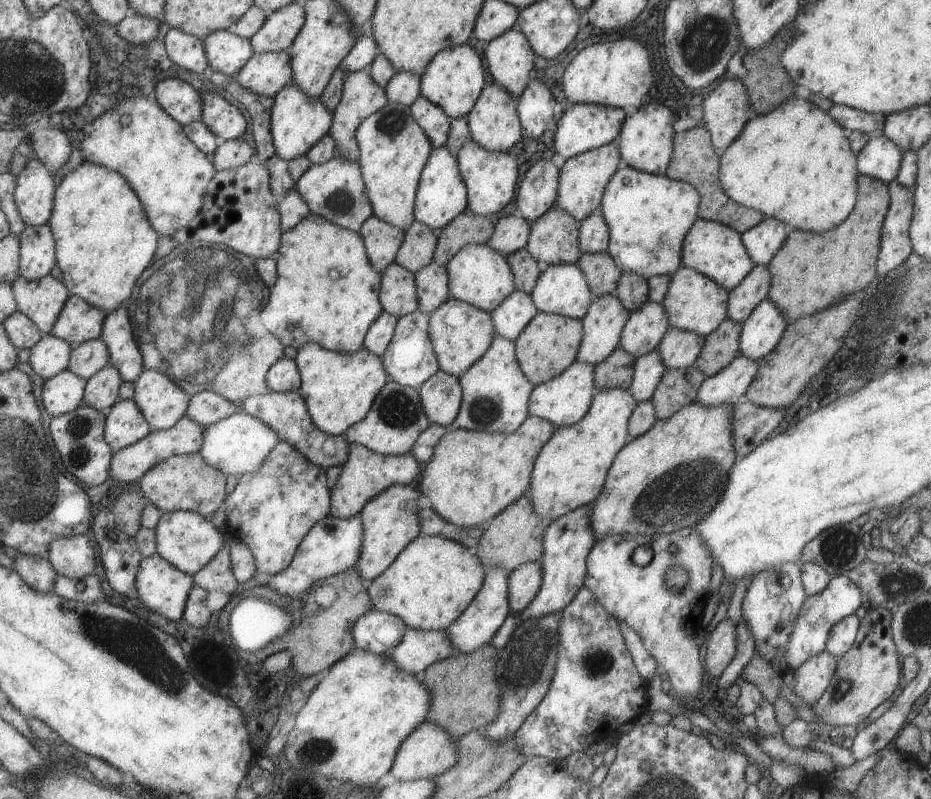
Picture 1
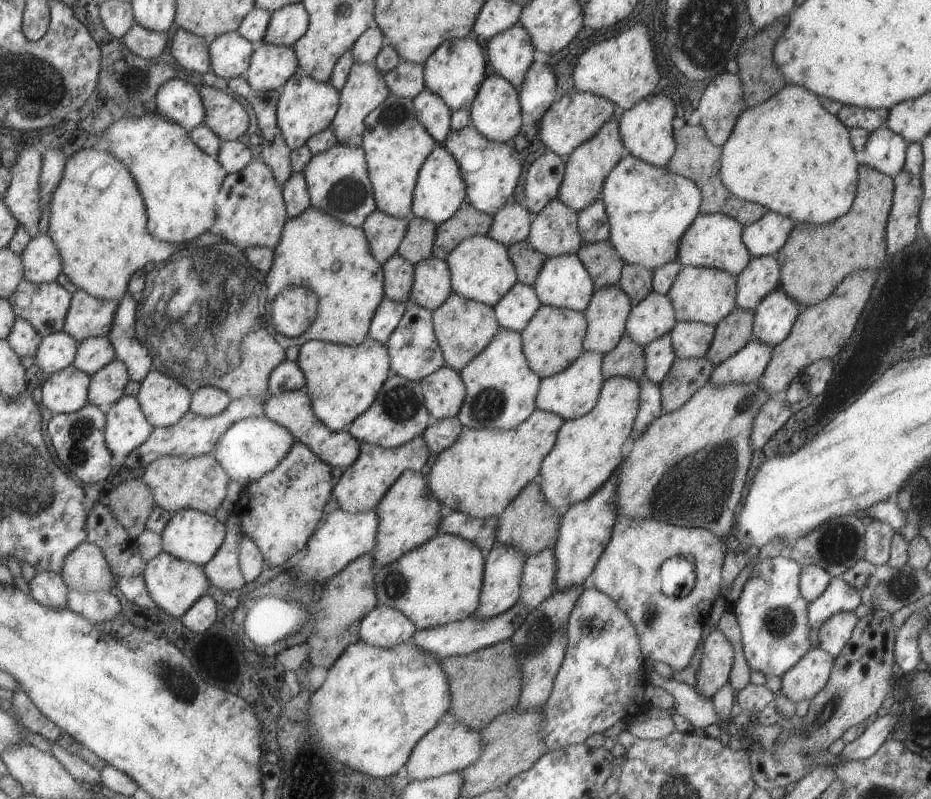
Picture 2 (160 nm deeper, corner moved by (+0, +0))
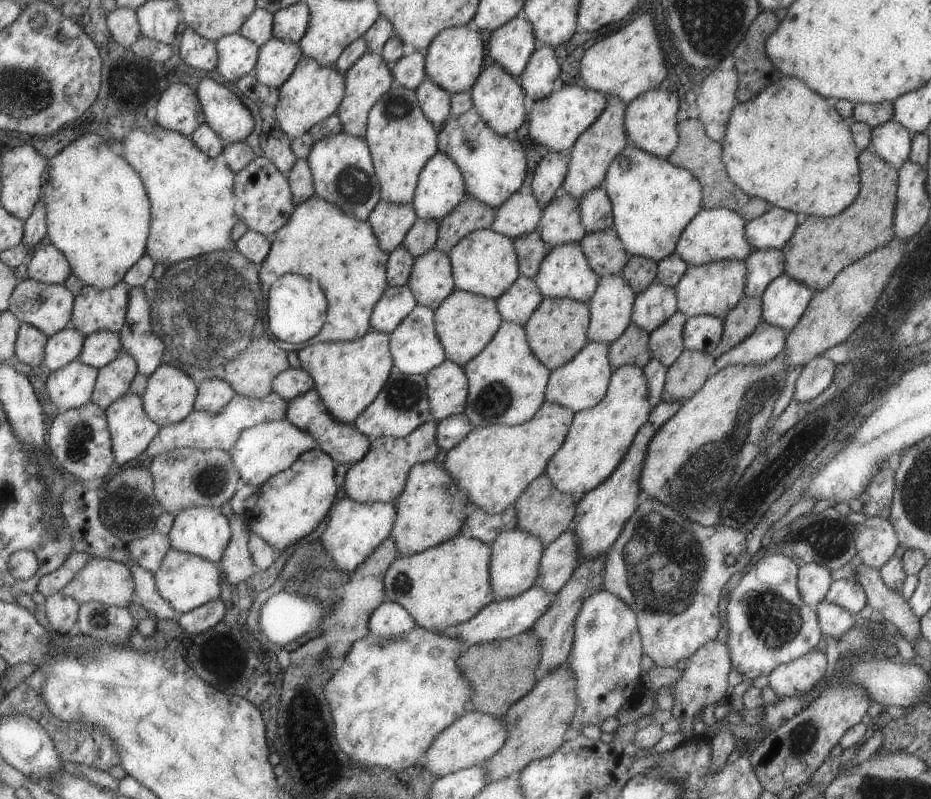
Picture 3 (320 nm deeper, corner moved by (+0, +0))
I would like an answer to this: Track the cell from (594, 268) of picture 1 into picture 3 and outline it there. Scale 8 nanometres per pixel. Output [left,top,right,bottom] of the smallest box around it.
[578,225,629,277]

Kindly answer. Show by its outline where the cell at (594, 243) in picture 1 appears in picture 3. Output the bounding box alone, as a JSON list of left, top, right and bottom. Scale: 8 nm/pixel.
[579,186,613,233]

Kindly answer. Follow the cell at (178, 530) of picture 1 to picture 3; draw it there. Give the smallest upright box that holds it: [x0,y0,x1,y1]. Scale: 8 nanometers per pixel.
[167,507,231,564]

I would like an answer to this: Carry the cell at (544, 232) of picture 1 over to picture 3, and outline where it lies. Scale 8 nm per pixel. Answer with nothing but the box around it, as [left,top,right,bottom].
[536,192,586,247]

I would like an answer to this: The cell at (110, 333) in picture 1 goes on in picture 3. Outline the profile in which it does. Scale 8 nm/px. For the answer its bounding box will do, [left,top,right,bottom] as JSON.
[118,286,163,377]

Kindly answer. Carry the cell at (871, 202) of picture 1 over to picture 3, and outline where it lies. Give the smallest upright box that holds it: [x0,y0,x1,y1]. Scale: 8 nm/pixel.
[780,144,898,292]

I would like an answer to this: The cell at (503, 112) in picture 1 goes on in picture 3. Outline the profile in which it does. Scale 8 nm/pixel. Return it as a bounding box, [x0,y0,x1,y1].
[469,62,527,135]

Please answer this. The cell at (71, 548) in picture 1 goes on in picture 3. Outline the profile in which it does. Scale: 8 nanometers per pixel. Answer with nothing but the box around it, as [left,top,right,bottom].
[60,556,136,608]

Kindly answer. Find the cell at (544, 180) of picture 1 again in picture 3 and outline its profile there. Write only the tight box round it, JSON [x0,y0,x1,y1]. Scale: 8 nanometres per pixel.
[532,150,569,206]

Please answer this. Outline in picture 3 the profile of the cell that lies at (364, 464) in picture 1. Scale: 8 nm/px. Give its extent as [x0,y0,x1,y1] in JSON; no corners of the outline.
[344,420,439,503]

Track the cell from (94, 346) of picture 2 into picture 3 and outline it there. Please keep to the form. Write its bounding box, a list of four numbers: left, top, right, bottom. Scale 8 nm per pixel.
[78,330,122,368]

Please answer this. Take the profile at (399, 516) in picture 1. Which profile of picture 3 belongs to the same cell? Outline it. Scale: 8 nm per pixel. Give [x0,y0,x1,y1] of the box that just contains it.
[390,460,471,556]

